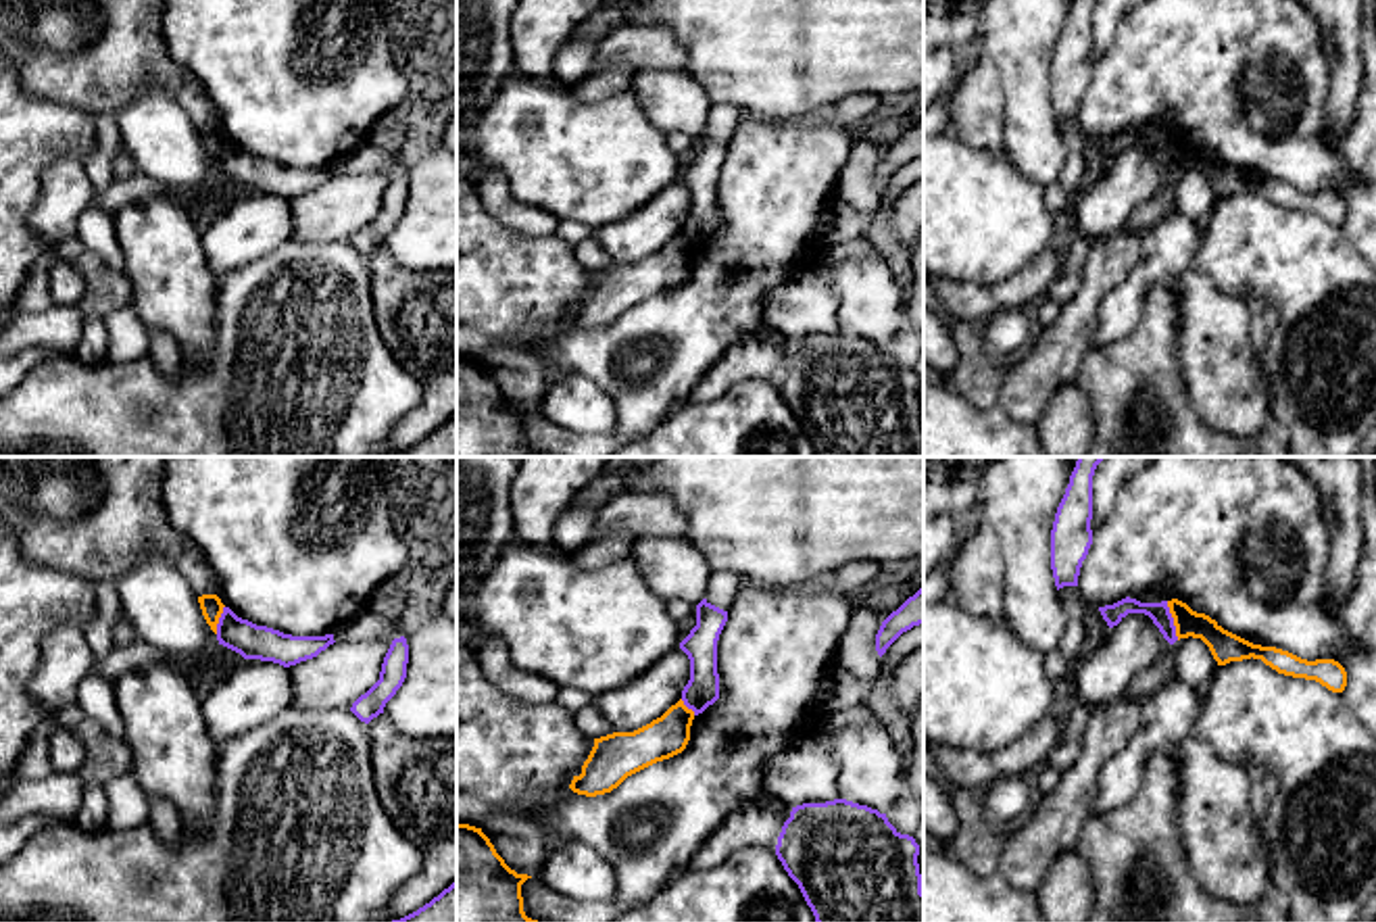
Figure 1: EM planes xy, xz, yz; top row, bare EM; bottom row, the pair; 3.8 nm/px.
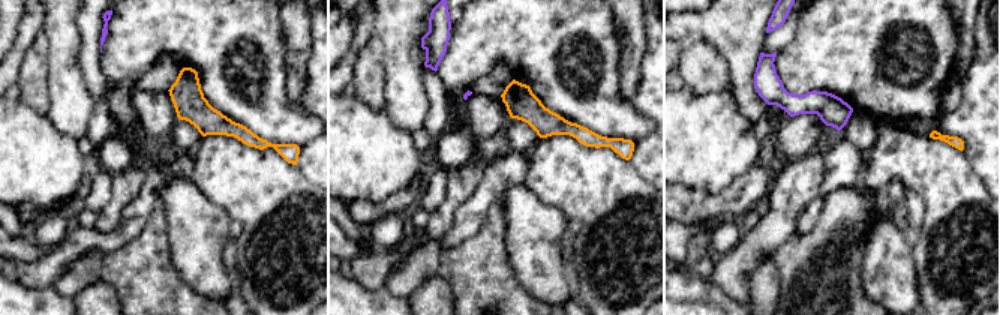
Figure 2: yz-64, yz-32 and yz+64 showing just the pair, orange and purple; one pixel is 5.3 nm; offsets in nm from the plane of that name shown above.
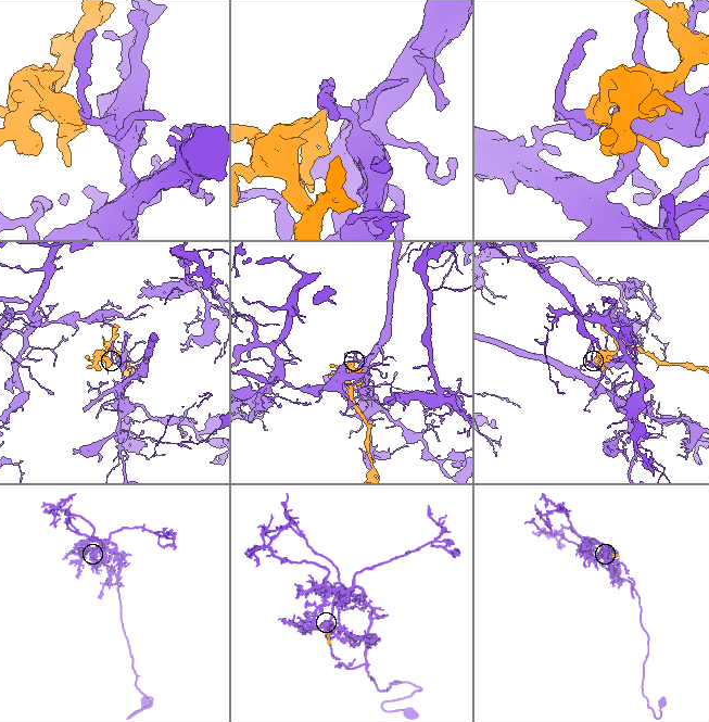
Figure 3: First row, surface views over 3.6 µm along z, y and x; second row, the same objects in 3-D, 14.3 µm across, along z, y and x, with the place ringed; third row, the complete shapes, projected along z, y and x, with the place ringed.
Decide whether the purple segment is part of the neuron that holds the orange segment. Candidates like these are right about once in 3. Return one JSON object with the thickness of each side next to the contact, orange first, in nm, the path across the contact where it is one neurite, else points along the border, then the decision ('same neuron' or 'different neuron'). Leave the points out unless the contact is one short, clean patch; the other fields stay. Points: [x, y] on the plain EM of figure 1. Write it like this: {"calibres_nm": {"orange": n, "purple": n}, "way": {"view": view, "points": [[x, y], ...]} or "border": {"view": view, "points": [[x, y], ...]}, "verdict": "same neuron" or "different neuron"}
{"calibres_nm": {"orange": 120, "purple": 80}, "border": {"view": "yz", "points": [[1166, 134], [1178, 172]]}, "verdict": "different neuron"}

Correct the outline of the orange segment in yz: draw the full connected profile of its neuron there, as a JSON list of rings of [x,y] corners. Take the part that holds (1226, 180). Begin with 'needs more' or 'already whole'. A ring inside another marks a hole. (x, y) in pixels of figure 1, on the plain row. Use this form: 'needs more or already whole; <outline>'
already whole; [[[1178,131],[1168,134],[1168,140],[1174,150],[1178,173],[1188,169],[1201,171],[1209,179],[1218,198],[1253,190],[1261,192],[1278,207],[1316,213],[1332,225],[1343,225],[1347,219],[1347,204],[1334,192],[1307,194],[1276,179],[1253,177],[1224,163],[1209,148],[1193,144],[1186,136]]]

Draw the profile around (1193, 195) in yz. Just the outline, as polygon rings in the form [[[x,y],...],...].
[[[1180,171],[1172,177],[1176,211],[1193,221],[1211,215],[1220,200],[1201,171]]]

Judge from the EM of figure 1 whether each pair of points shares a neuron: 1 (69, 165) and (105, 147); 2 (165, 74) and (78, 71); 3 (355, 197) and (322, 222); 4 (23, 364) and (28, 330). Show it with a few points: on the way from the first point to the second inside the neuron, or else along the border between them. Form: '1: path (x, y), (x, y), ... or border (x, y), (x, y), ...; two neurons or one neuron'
1: border (84, 163), (96, 195); two neurons
2: path (144, 67), (99, 71); one neuron
3: path (347, 203), (330, 213); one neuron
4: border (21, 349), (51, 349), (59, 353); two neurons

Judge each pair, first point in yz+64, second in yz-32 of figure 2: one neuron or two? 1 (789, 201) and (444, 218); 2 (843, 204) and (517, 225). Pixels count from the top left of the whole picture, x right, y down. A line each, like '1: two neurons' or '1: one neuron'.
1: one neuron
2: two neurons

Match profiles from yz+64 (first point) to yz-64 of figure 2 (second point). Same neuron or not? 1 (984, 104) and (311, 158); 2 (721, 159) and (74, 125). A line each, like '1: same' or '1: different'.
1: same
2: different

